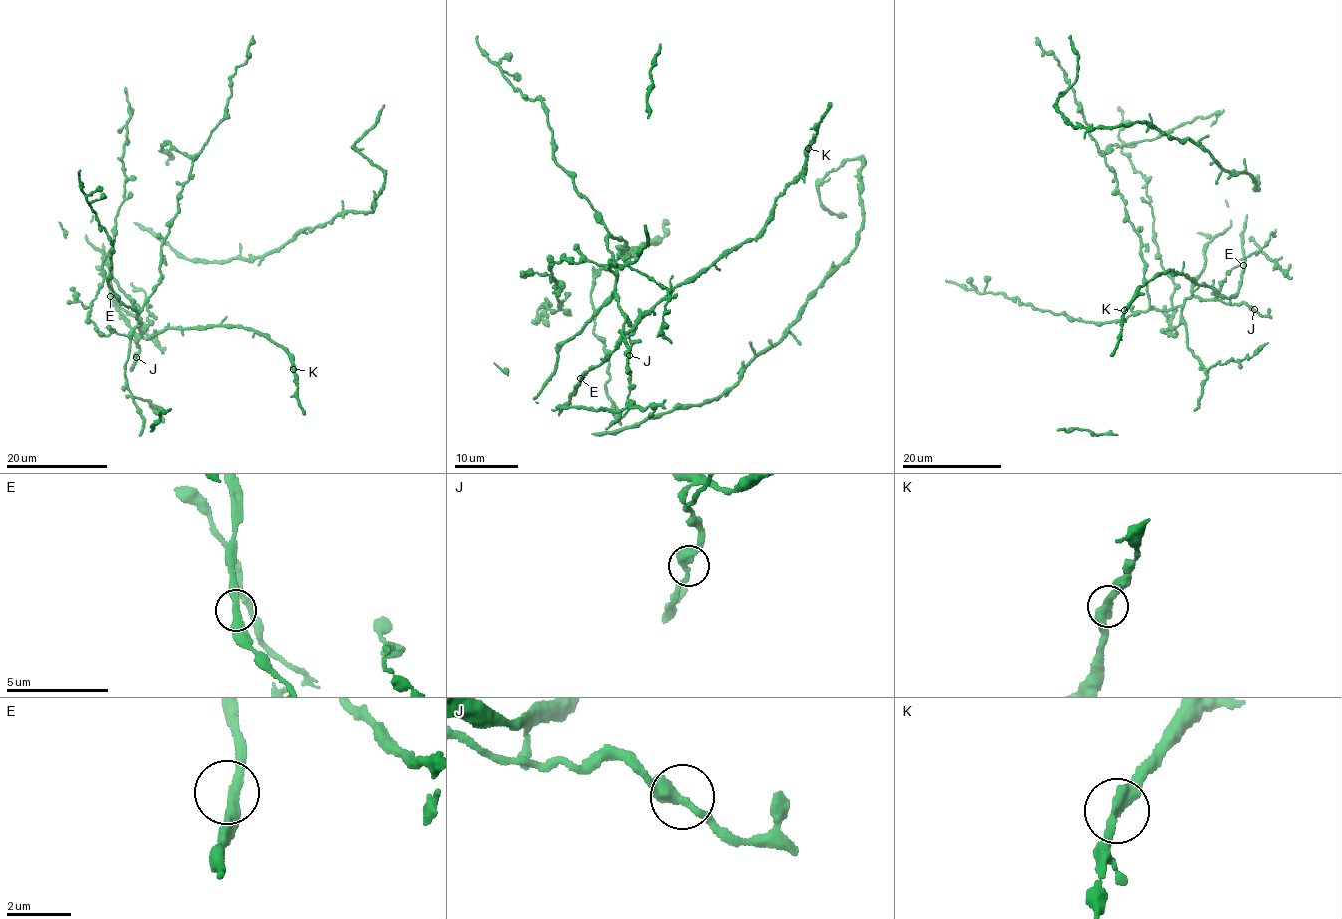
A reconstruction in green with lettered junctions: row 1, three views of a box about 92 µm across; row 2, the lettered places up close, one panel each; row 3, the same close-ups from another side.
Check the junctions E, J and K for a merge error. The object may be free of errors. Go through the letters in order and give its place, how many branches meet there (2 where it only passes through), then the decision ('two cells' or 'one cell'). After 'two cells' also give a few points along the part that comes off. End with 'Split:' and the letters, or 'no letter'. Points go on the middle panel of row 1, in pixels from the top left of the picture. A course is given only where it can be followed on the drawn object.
E: place (580, 378); branches 2; one cell
J: place (629, 355); branches 2; one cell
K: place (808, 148); branches 2; one cell
Split: no letter

